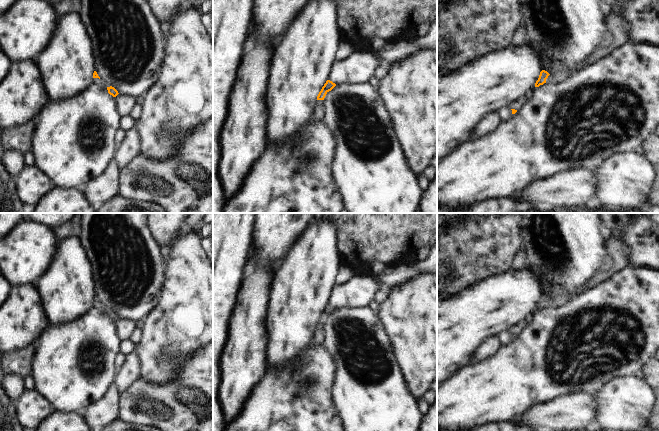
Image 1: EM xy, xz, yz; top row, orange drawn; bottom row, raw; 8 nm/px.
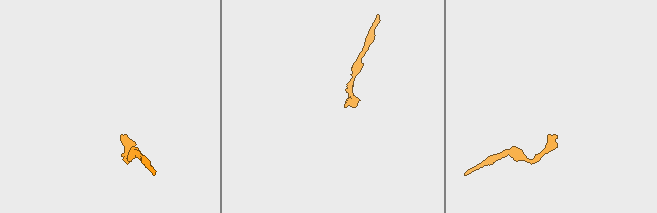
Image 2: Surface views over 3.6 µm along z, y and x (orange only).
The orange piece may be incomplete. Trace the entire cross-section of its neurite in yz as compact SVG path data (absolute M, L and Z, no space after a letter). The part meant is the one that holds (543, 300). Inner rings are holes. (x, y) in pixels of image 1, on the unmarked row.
M614 233L609 234L607 239L607 247L611 255L611 260L603 269L599 270L583 288L579 288L575 292L559 294L553 298L549 298L547 295L542 294L538 304L535 307L535 311L539 311L544 307L558 307L567 303L578 293L581 293L587 288L593 287L609 279L615 272L623 269L630 263L630 247L624 236Z

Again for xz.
M327 304L324 310L322 311L321 315L319 316L317 320L317 325L315 326L315 330L313 332L313 339L312 343L313 345L323 344L325 333L323 330L323 324L326 320L326 318L331 315L336 310L335 307L333 307L330 304Z

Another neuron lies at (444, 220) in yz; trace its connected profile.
M437 213L437 233L445 230L453 224L458 217L465 216L466 213Z

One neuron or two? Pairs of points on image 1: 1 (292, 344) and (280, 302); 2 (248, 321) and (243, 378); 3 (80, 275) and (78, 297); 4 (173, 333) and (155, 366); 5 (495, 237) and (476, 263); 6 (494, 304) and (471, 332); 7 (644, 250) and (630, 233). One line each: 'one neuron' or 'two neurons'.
1: one neuron
2: one neuron
3: one neuron
4: one neuron
5: one neuron
6: one neuron
7: one neuron

